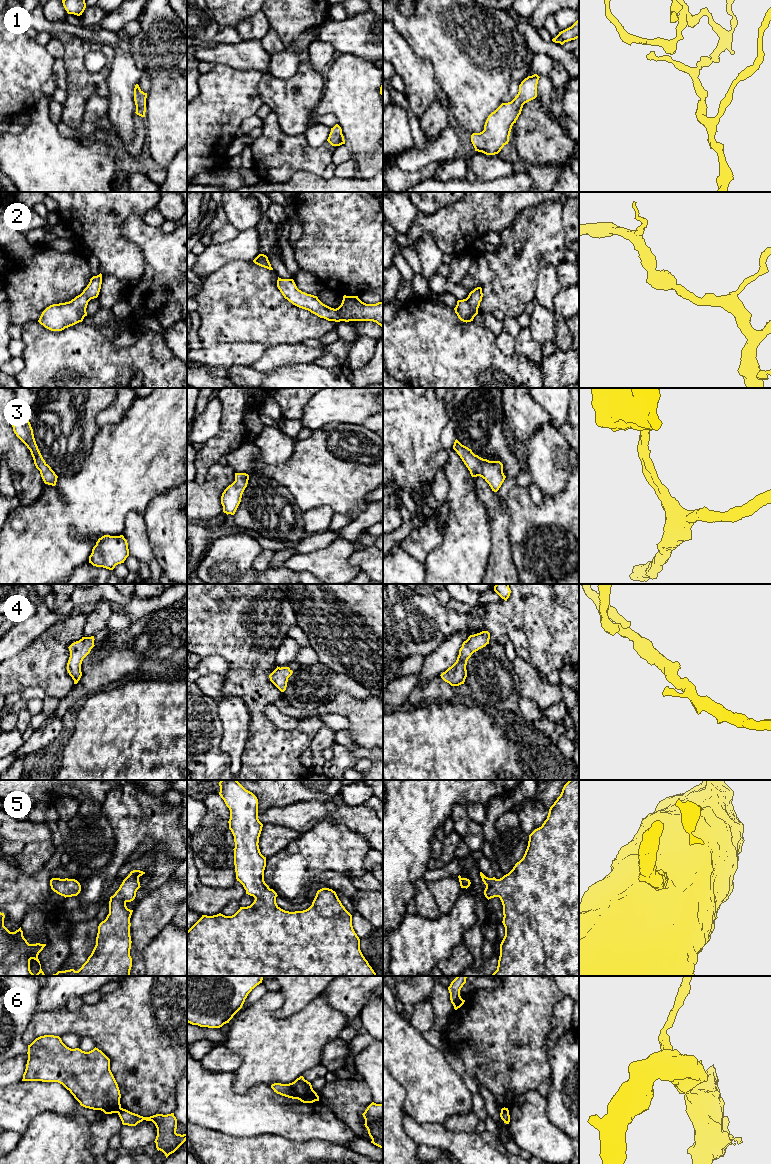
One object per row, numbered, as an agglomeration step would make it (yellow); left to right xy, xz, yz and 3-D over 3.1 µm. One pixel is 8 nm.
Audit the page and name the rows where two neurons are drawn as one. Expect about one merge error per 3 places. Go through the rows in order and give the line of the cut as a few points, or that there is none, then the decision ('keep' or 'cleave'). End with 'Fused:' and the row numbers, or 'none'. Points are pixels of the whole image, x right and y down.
1: no cut | keep
2: no cut | keep
3: no cut | keep
4: no cut | keep
5: no cut | keep
6: xy (121, 1108), (117, 1112) | cleave
Fused: 6

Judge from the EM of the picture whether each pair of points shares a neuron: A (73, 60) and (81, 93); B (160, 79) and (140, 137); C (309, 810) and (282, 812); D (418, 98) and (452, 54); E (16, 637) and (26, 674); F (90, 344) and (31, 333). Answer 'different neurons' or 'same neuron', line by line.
A: same neuron
B: different neurons
C: same neuron
D: different neurons
E: different neurons
F: same neuron

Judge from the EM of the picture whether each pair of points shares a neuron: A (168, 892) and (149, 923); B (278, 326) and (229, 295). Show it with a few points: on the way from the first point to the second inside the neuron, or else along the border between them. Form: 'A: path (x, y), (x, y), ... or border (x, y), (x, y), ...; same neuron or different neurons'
A: path (165, 900), (161, 904), (161, 909), (155, 915); same neuron
B: path (266, 317), (241, 303); same neuron

